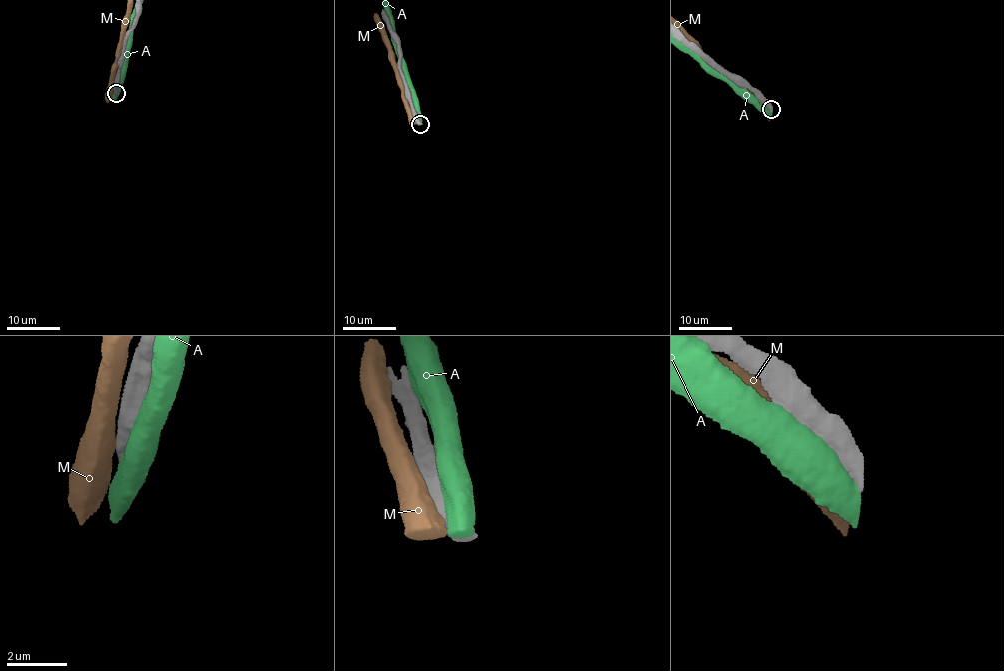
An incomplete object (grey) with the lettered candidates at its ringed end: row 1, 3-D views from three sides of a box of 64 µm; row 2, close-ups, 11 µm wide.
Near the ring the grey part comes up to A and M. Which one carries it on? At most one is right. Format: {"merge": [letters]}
{"merge": []}

